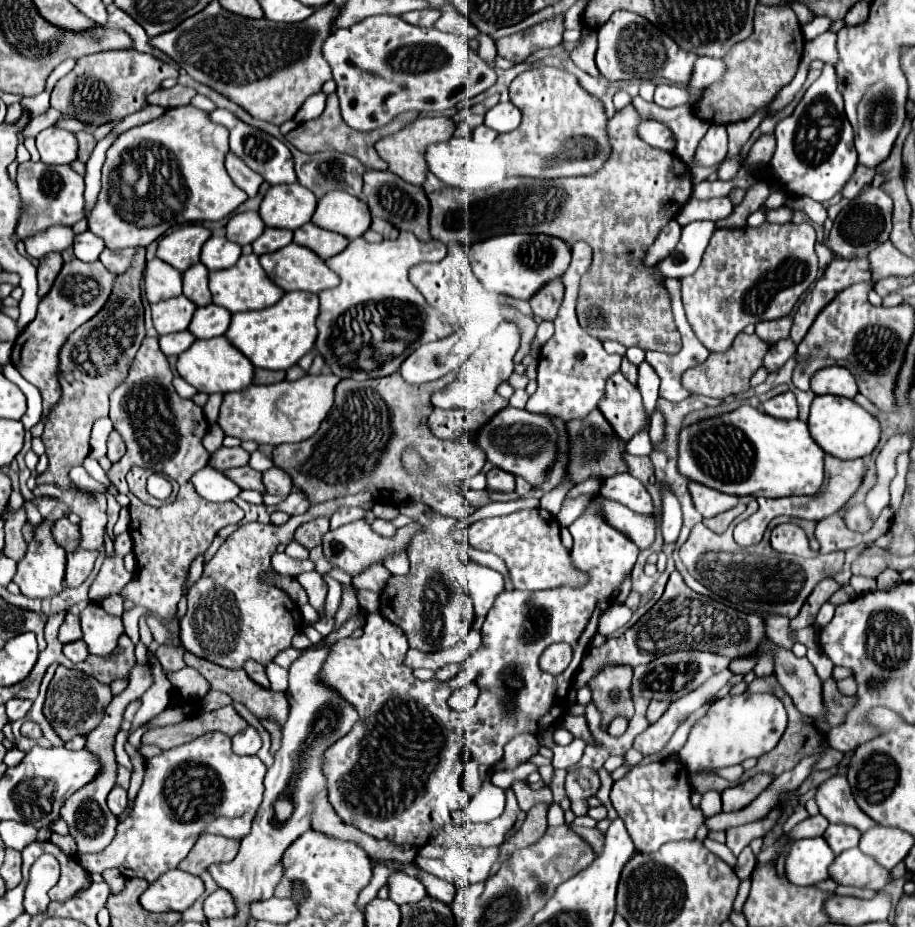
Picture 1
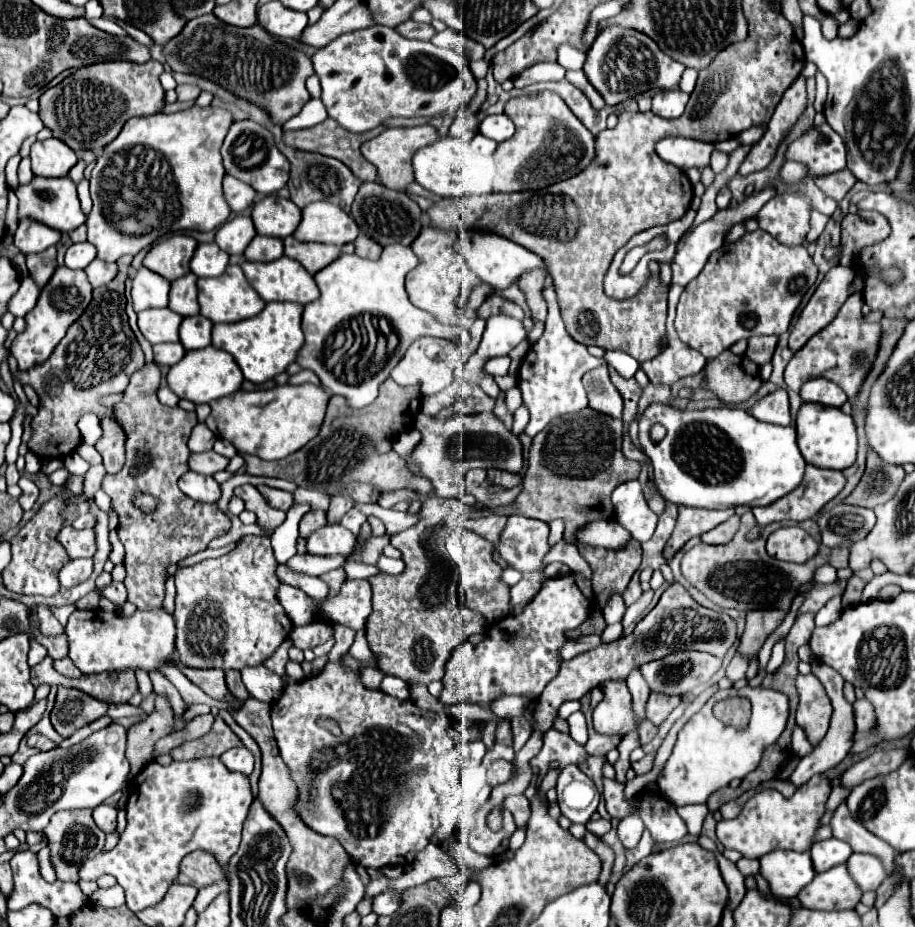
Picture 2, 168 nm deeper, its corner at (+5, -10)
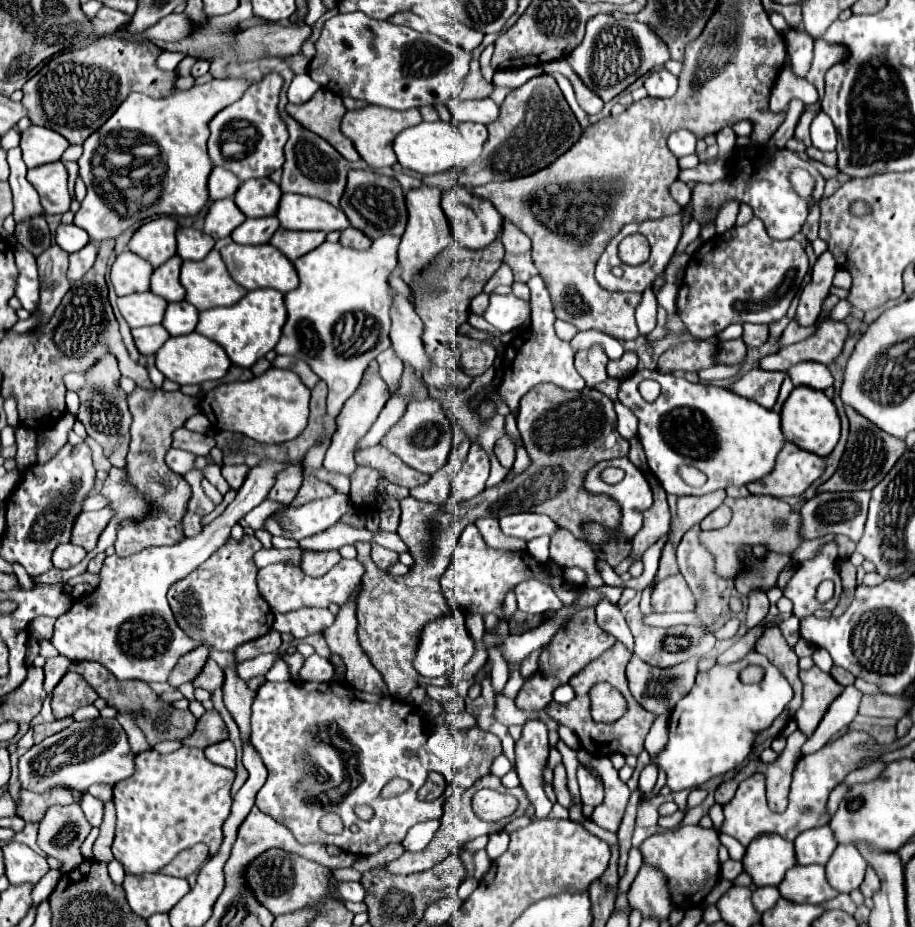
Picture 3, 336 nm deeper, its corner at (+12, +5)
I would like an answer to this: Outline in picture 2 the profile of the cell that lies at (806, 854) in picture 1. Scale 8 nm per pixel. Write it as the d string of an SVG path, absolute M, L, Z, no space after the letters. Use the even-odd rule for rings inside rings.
M771 851L761 859L761 875L769 881L771 891L779 897L795 897L815 877L809 851Z

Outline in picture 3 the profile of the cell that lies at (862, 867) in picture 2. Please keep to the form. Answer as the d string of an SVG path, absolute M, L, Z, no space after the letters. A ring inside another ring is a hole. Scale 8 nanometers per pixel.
M838 846L826 864L826 880L840 894L850 894L862 884L866 866L856 846Z

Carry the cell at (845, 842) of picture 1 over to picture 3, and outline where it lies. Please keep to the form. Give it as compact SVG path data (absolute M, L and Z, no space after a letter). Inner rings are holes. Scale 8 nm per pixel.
M828 826L806 830L794 840L796 860L800 866L810 866L810 864L824 866L828 862L828 858L832 856L832 852L836 850L836 846L838 844Z

